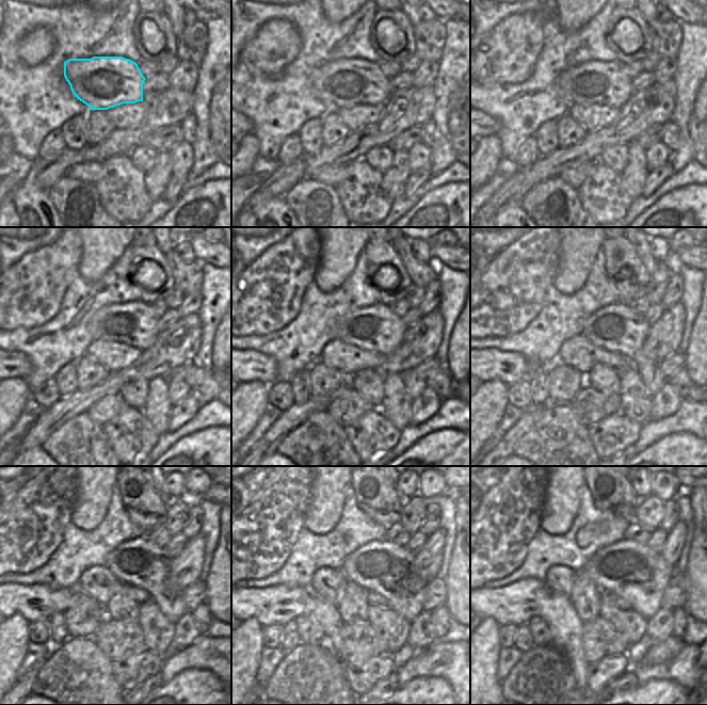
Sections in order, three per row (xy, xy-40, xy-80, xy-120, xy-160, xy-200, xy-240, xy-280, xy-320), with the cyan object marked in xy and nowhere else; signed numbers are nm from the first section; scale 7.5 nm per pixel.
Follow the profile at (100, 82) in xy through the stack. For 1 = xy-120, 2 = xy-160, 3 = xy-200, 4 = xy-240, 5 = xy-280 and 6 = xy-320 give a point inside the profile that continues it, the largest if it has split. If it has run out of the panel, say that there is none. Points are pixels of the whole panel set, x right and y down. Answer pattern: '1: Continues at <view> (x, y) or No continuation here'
1: Continues at xy-120 (133, 323)
2: Continues at xy-160 (375, 327)
3: Continues at xy-200 (617, 327)
4: Continues at xy-240 (140, 563)
5: Continues at xy-280 (381, 566)
6: Continues at xy-320 (630, 570)

